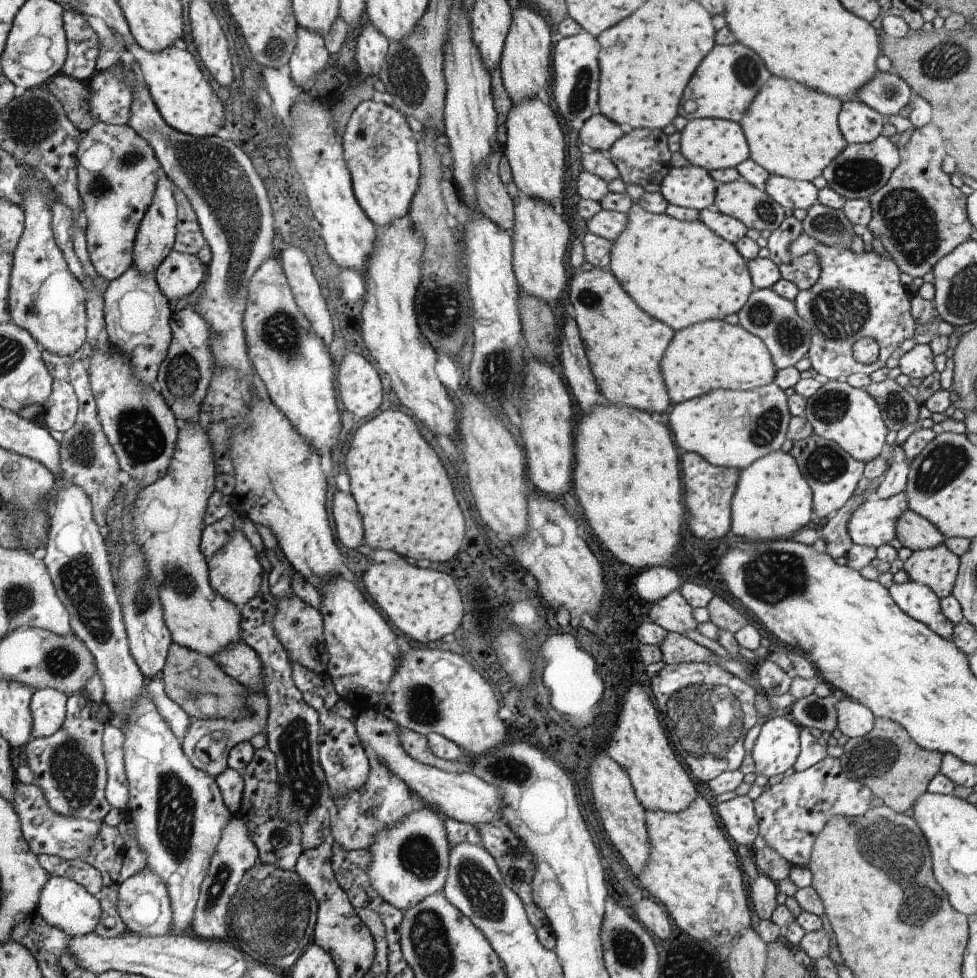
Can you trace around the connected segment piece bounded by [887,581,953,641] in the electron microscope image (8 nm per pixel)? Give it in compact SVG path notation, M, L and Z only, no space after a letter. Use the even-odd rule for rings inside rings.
M916 581L893 583L887 588L889 596L907 615L923 622L946 640L953 640L953 624L944 616L941 598L926 585Z

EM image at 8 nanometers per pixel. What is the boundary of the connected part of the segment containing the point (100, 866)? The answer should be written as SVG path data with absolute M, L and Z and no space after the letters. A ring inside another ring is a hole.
M104 823L84 860L100 872L103 886L110 885L112 888L112 886L119 885L116 879L120 874L124 857L124 839L122 839L118 827L111 827Z

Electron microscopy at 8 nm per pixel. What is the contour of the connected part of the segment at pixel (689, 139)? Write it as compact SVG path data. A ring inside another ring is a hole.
M699 118L681 130L680 152L692 165L712 169L735 168L749 157L749 146L740 123L728 119Z

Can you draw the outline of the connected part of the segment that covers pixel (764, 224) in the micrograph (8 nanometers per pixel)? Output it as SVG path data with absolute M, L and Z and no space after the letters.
M742 178L720 184L715 195L712 208L742 221L748 229L773 231L786 218L782 205Z

